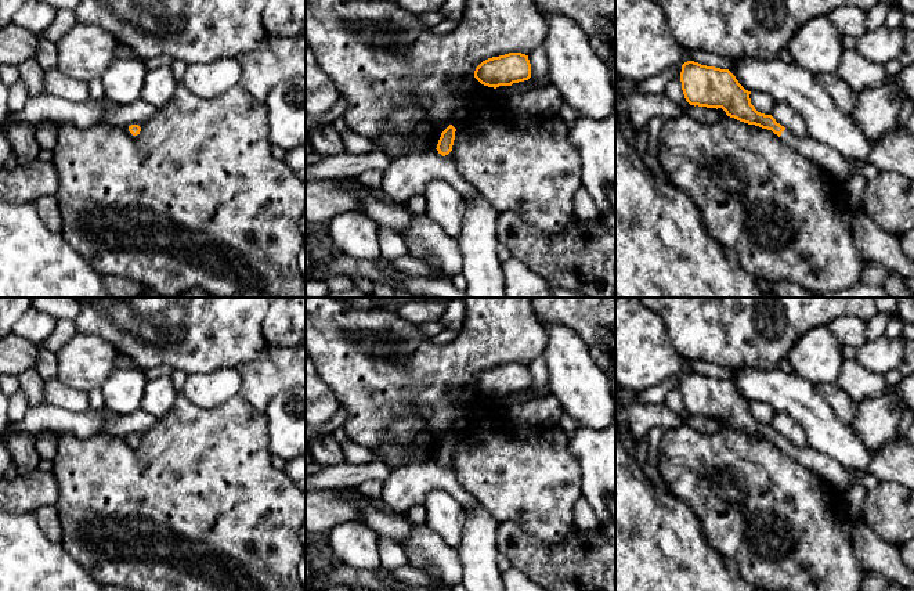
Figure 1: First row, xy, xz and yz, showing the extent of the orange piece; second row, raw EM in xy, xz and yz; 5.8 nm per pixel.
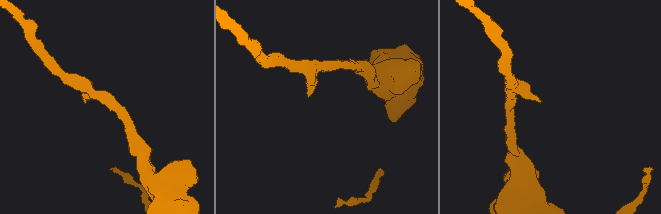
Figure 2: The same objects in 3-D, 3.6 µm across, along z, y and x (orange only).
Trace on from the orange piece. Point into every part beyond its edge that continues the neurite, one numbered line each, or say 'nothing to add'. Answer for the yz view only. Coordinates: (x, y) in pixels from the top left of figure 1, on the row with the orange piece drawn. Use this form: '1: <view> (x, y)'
1: yz (823, 155)

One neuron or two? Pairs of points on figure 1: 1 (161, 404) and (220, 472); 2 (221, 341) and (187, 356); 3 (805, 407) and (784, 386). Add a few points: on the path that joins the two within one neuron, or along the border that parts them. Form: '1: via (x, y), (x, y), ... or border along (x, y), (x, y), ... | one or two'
1: border along (177, 395), (173, 406), (156, 420) | two
2: via (213, 341), (205, 341), (195, 350) | one
3: via (799, 402), (790, 392) | one

